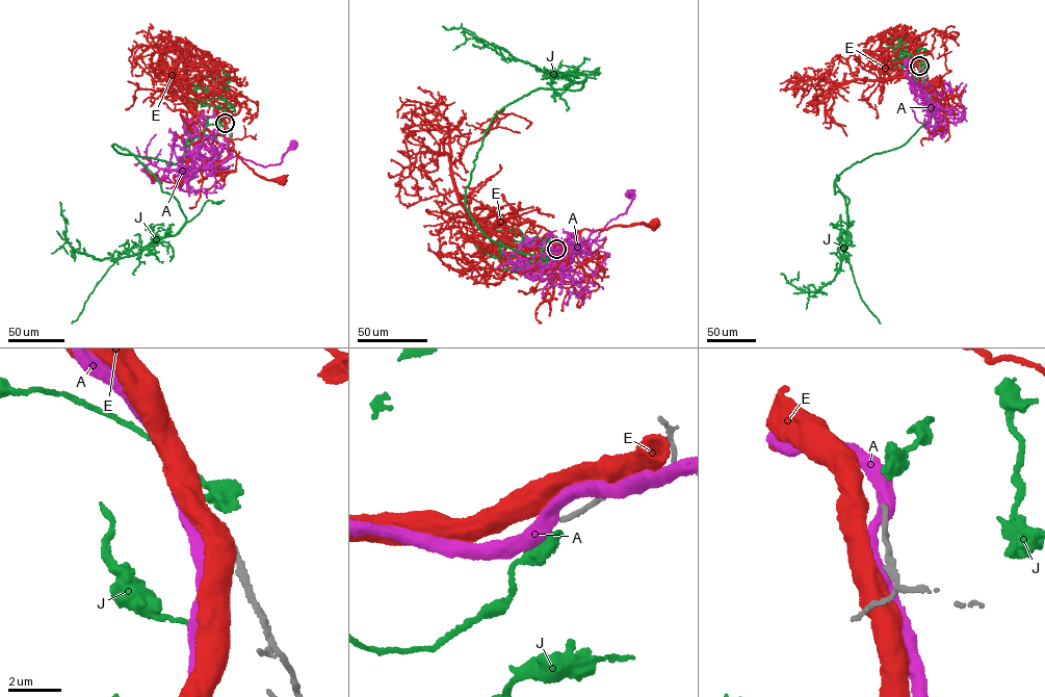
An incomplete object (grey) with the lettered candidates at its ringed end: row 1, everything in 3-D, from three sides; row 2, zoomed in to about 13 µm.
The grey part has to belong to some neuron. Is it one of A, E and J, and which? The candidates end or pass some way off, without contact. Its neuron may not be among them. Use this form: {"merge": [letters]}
{"merge": []}

